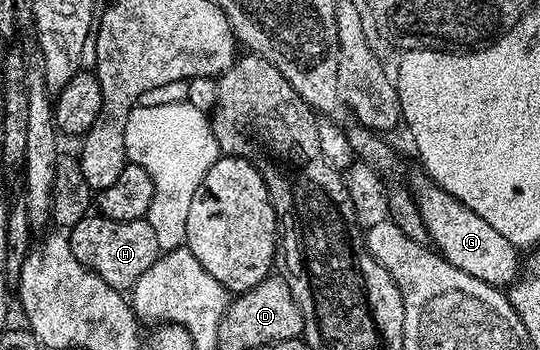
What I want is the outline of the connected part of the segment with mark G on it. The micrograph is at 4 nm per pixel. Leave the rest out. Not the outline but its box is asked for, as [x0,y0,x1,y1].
[408,172,522,288]

